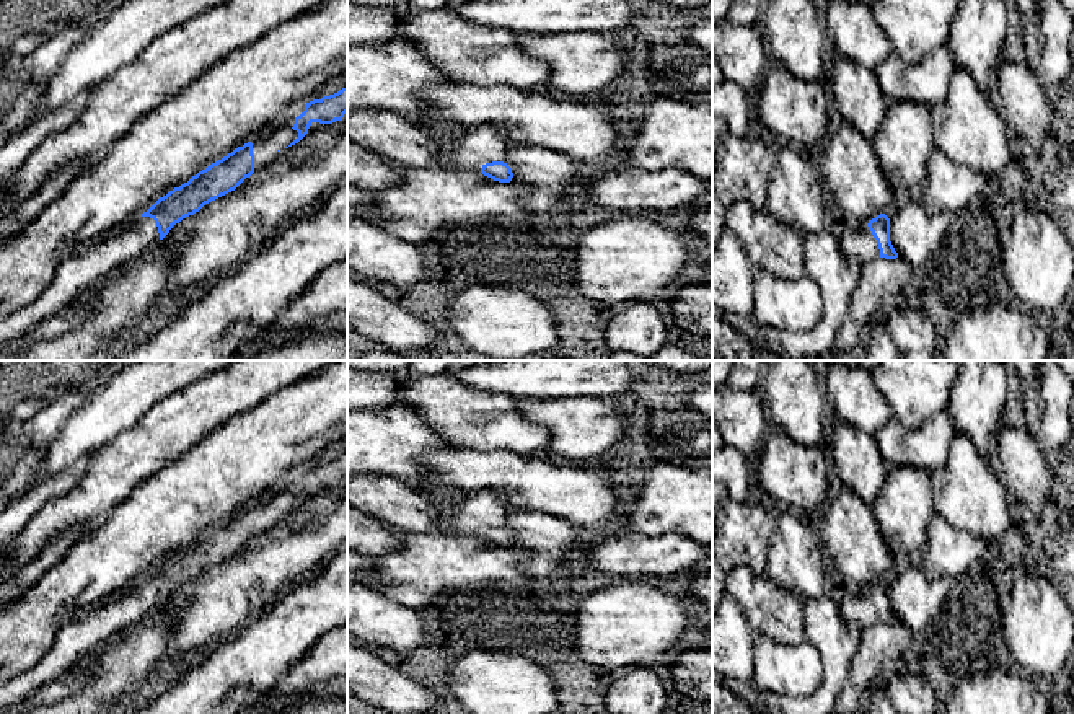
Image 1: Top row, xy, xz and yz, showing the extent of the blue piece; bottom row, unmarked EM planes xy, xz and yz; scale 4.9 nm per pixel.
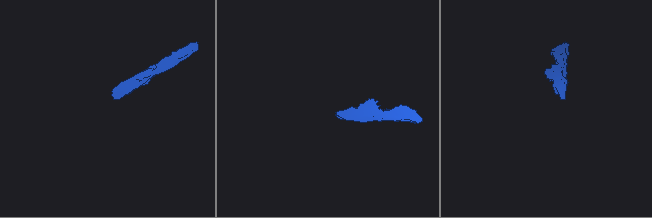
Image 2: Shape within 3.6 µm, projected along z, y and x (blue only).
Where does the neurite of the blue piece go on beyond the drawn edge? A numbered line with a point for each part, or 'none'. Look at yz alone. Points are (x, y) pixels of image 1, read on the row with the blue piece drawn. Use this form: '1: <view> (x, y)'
1: yz (858, 242)

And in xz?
1: xz (468, 149)

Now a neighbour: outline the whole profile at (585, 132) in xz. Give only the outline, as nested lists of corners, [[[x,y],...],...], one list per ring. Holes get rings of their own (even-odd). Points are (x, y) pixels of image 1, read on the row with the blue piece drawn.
[[[432,85],[419,93],[419,101],[420,106],[407,114],[419,126],[427,119],[447,121],[460,129],[492,126],[518,145],[556,150],[592,166],[616,163],[626,143],[610,117],[608,106],[559,101],[508,85]]]

